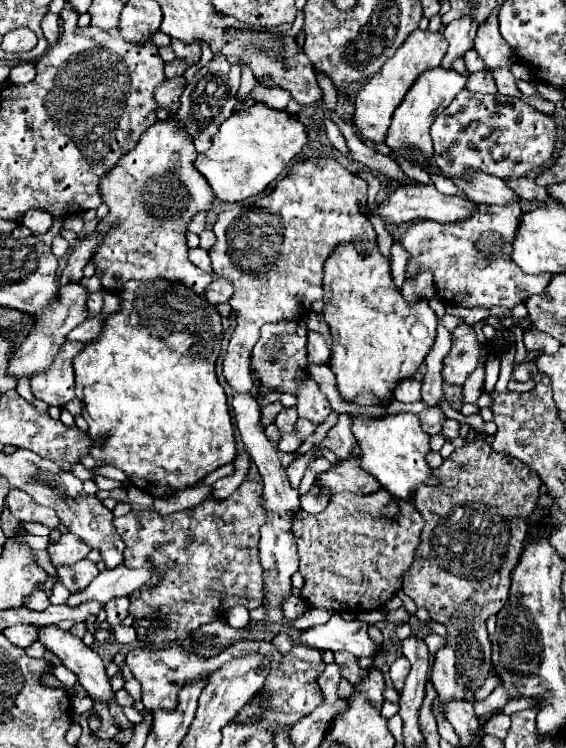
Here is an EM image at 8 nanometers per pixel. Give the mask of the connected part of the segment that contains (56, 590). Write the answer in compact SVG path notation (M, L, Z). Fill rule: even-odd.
M57 581L52 587L52 595L49 597L49 601L53 605L64 604L69 596L68 589L60 581Z

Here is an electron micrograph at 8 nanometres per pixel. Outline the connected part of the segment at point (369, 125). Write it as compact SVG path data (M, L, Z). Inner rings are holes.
M416 29L412 35L408 35L406 43L402 47L398 47L394 57L390 57L382 65L382 69L362 85L362 89L356 97L356 113L354 113L352 121L362 131L364 137L374 139L374 141L384 141L386 131L392 121L392 113L402 103L404 95L408 93L408 89L412 87L416 77L426 69L438 67L442 63L446 49L448 49L448 41L444 39L442 33L434 33L430 29L428 31Z

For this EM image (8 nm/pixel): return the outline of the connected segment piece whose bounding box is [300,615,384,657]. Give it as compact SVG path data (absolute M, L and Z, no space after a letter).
M334 615L328 623L300 631L300 641L320 651L348 651L354 657L378 657L384 647L376 647L366 633L364 621L344 621Z

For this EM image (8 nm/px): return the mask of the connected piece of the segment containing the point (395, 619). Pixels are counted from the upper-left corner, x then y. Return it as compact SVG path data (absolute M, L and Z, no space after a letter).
M383 607L383 610L386 612L385 620L389 623L402 624L410 619L409 613L403 607L396 610L386 610Z

